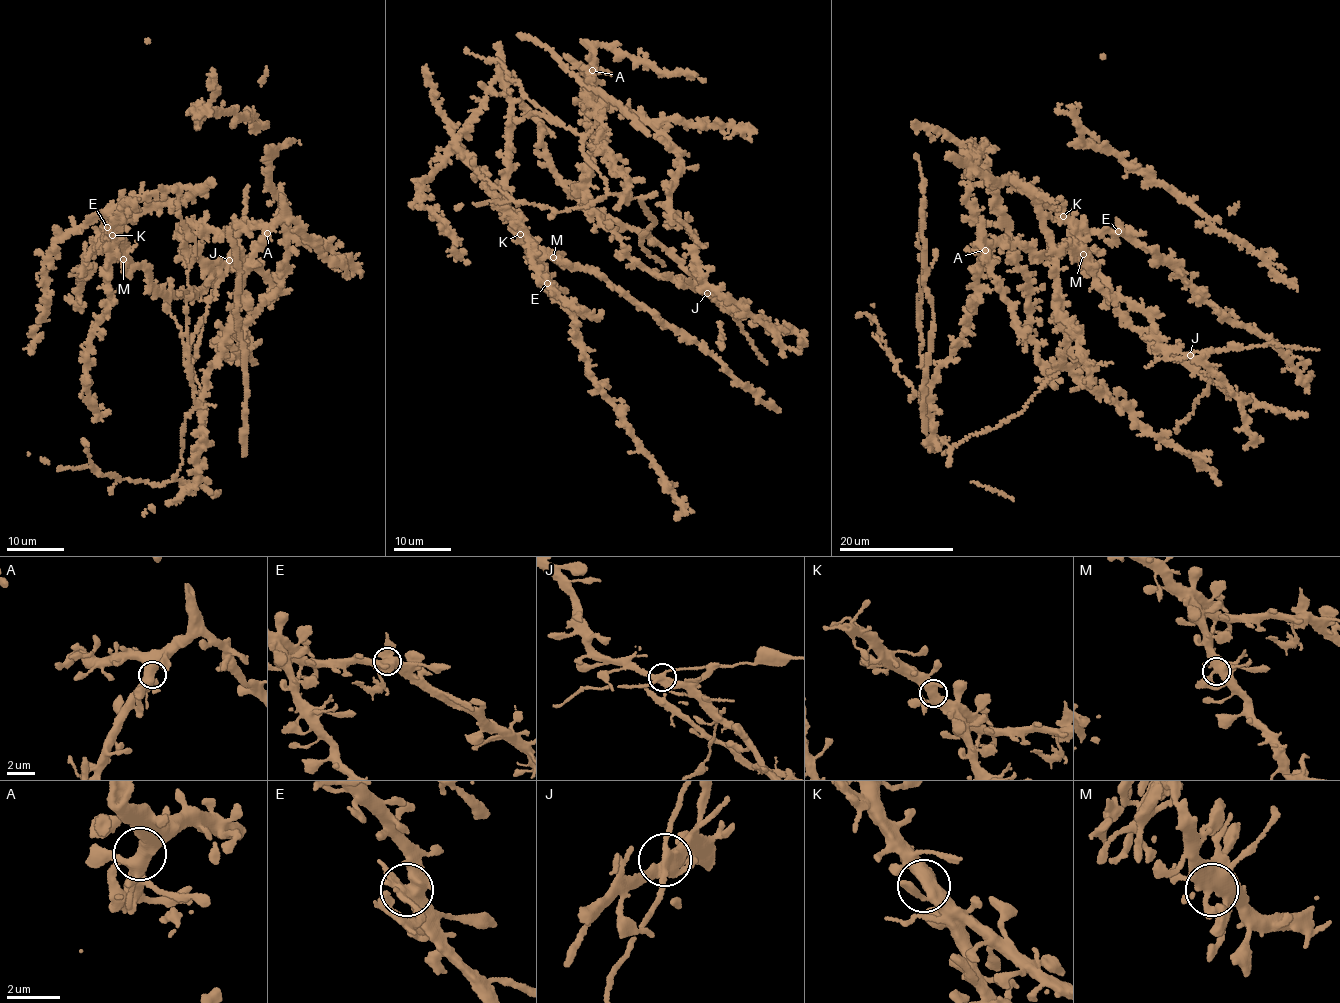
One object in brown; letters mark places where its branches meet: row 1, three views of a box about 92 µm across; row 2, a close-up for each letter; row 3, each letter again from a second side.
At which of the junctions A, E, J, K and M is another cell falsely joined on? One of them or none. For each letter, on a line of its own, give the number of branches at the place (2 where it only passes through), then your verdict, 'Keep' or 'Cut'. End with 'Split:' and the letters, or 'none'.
A: Branches: 4. Keep
E: Branches: 4. Cut
J: Branches: 4. Keep
K: Branches: 4. Keep
M: Branches: 4. Keep
Split: E

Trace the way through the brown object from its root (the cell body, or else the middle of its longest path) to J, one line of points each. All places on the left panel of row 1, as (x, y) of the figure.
J: (256, 227), (238, 222), (223, 232), (200, 224), (189, 229), (186, 257), (195, 257), (210, 270), (229, 260)

